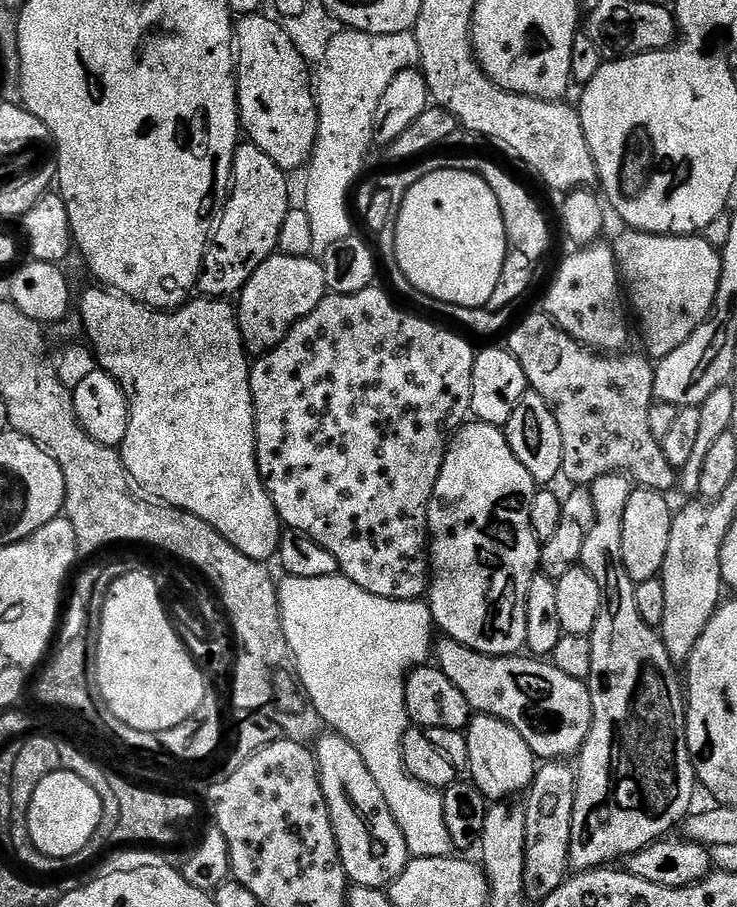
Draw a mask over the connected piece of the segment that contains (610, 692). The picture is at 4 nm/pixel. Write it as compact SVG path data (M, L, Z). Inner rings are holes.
M607 472L602 474L590 486L594 498L594 522L590 526L590 534L586 534L586 542L582 542L582 554L580 555L579 567L585 568L598 582L602 594L602 606L598 614L598 622L594 622L594 630L591 634L592 649L590 650L590 674L586 681L592 699L592 725L586 742L580 748L578 759L575 761L576 770L576 793L574 794L574 818L570 830L570 858L569 865L576 872L589 872L592 868L602 868L616 862L616 859L627 858L636 852L642 851L648 845L656 843L657 840L667 837L672 827L679 825L693 811L692 799L698 792L698 781L696 771L690 758L690 750L686 742L686 692L682 687L682 676L676 673L677 661L670 658L666 646L662 642L659 631L651 628L642 618L636 601L636 583L626 574L626 566L622 562L622 518L626 514L626 502L630 502L630 494L633 483L625 473Z

